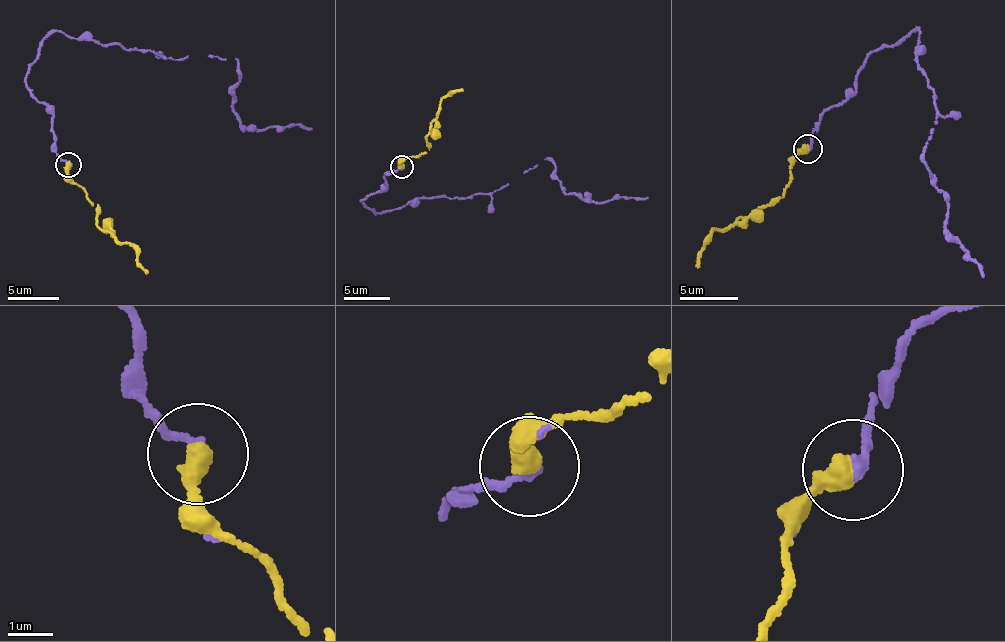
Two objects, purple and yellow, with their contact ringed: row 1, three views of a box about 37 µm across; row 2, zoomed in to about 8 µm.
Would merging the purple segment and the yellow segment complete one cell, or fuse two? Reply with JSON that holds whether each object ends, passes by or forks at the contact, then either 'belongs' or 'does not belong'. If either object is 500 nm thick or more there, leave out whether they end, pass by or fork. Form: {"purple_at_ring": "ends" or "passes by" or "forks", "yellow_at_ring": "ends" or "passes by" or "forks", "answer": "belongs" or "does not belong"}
{"purple_at_ring": "ends", "yellow_at_ring": "ends", "answer": "belongs"}

